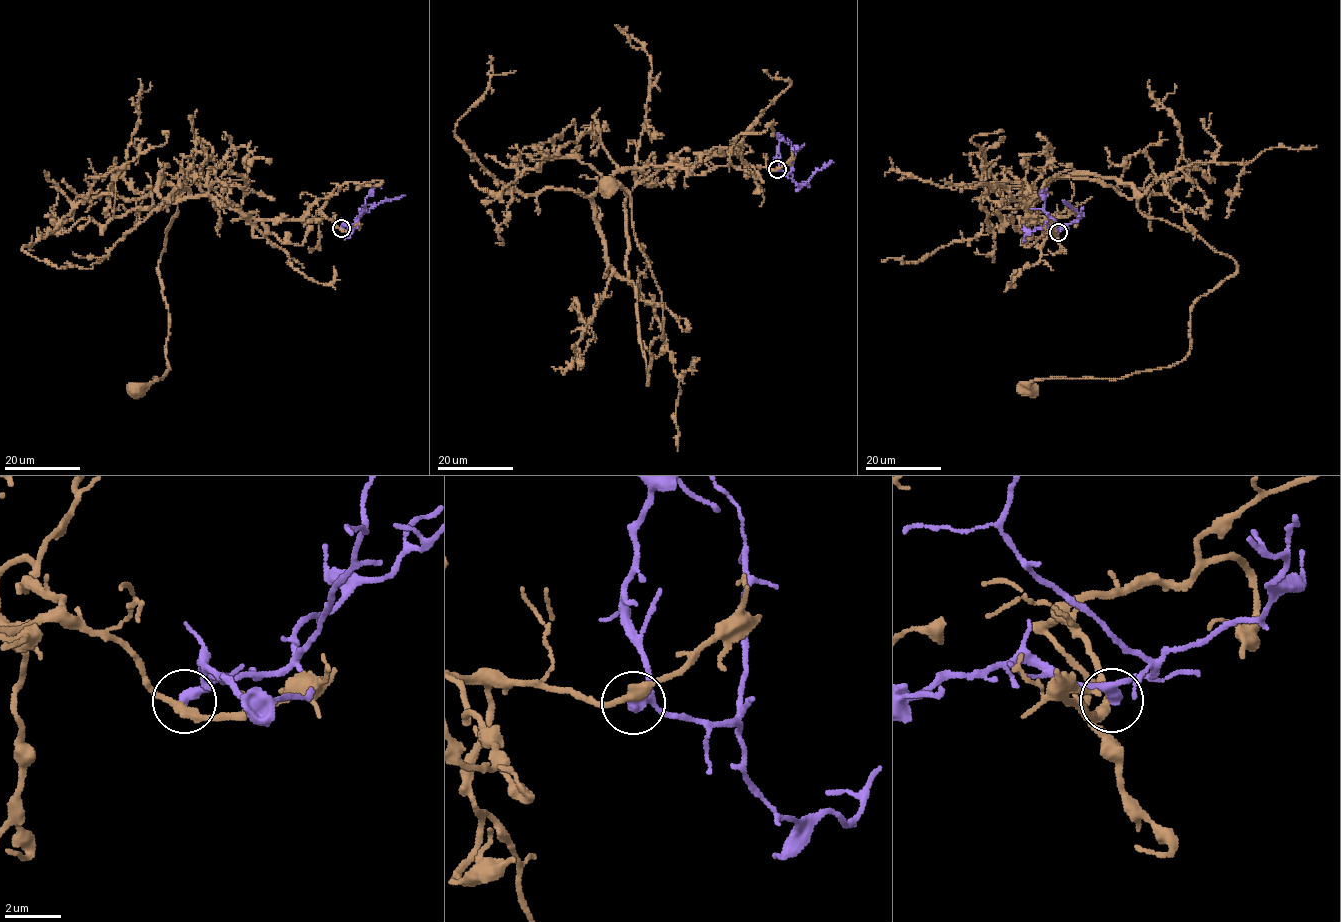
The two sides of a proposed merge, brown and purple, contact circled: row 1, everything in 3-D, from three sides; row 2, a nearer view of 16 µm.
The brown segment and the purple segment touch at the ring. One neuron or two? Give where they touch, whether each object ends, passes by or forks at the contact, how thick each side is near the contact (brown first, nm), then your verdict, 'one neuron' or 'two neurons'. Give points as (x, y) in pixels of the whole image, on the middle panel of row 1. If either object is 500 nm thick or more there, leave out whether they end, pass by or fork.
(777, 169) | brown passes by | purple passes by | 320/300 nm | two neurons

